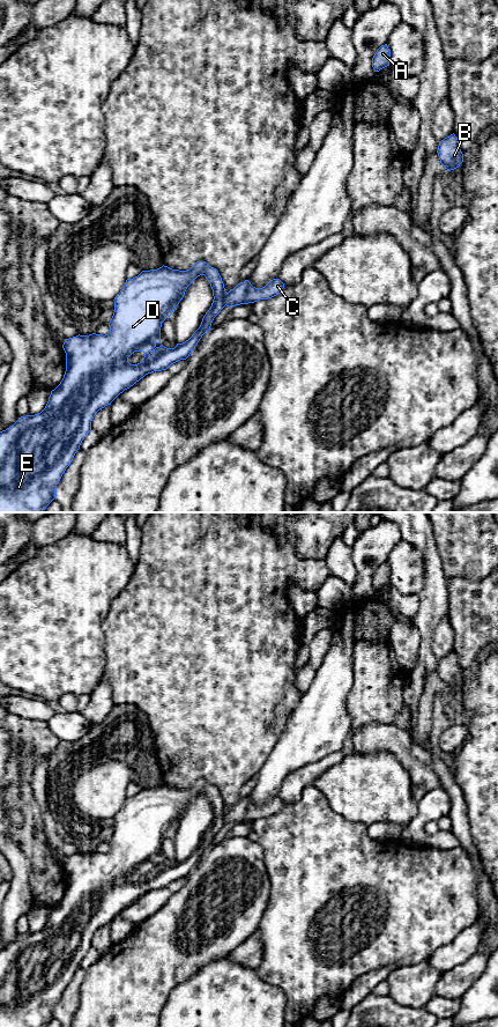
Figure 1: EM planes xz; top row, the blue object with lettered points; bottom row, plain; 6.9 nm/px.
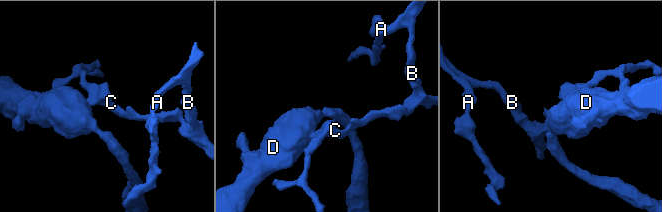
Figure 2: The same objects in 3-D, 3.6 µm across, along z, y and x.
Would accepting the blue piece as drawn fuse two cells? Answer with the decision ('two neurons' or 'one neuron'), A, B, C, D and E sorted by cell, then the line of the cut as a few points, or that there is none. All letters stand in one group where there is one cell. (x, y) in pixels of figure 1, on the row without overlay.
two neurons; groups A B C / D E; cut xz (227, 811), (224, 822)

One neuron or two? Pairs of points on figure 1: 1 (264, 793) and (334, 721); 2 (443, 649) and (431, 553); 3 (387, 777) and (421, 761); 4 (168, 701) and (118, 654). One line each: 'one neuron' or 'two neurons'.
1: one neuron
2: two neurons
3: two neurons
4: one neuron

